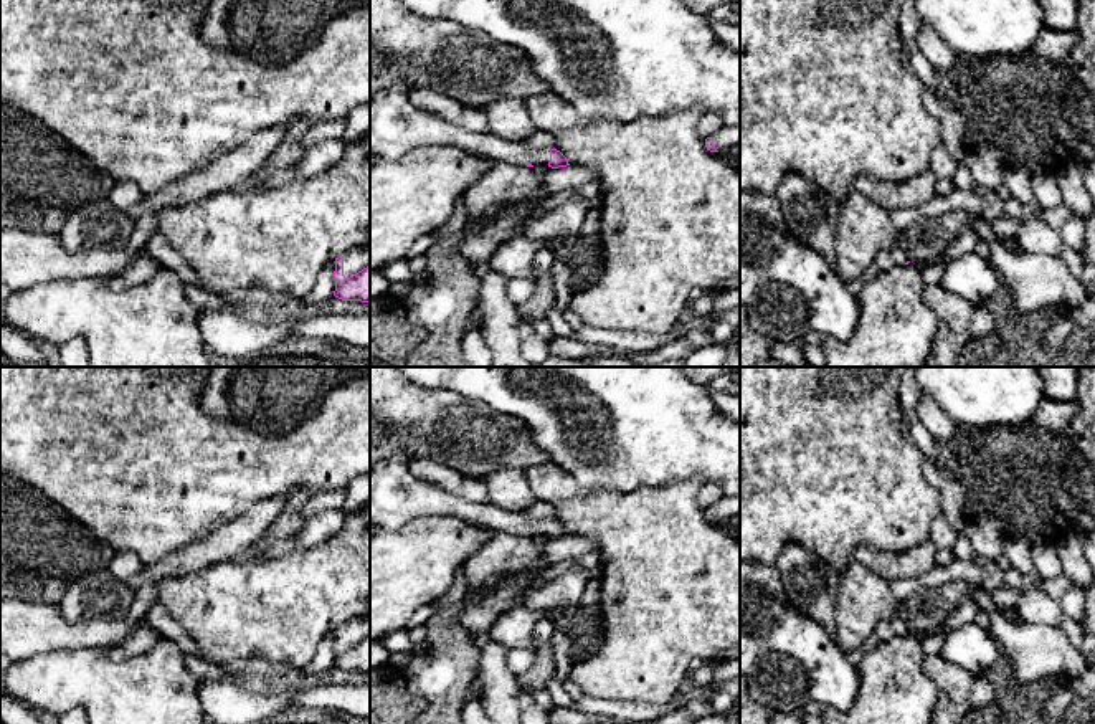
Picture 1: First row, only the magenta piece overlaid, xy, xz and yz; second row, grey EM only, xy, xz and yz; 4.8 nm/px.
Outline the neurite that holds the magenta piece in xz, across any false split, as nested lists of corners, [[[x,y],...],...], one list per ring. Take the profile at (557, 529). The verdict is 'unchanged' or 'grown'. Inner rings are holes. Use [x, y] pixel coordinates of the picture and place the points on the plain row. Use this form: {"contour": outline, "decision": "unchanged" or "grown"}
{"contour": [[[400,455],[370,468],[370,524],[378,529],[398,529],[424,516],[449,516],[514,536],[570,536],[557,519],[535,519],[527,512],[472,503],[418,479]]], "decision": "grown"}

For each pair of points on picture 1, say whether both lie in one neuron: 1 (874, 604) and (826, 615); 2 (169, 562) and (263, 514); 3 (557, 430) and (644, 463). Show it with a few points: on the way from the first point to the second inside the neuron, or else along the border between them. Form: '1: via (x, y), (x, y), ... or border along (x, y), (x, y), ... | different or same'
1: border along (833, 612), (836, 637) | different
2: via (192, 557), (240, 536) | same
3: via (578, 433), (615, 433), (623, 442) | same

